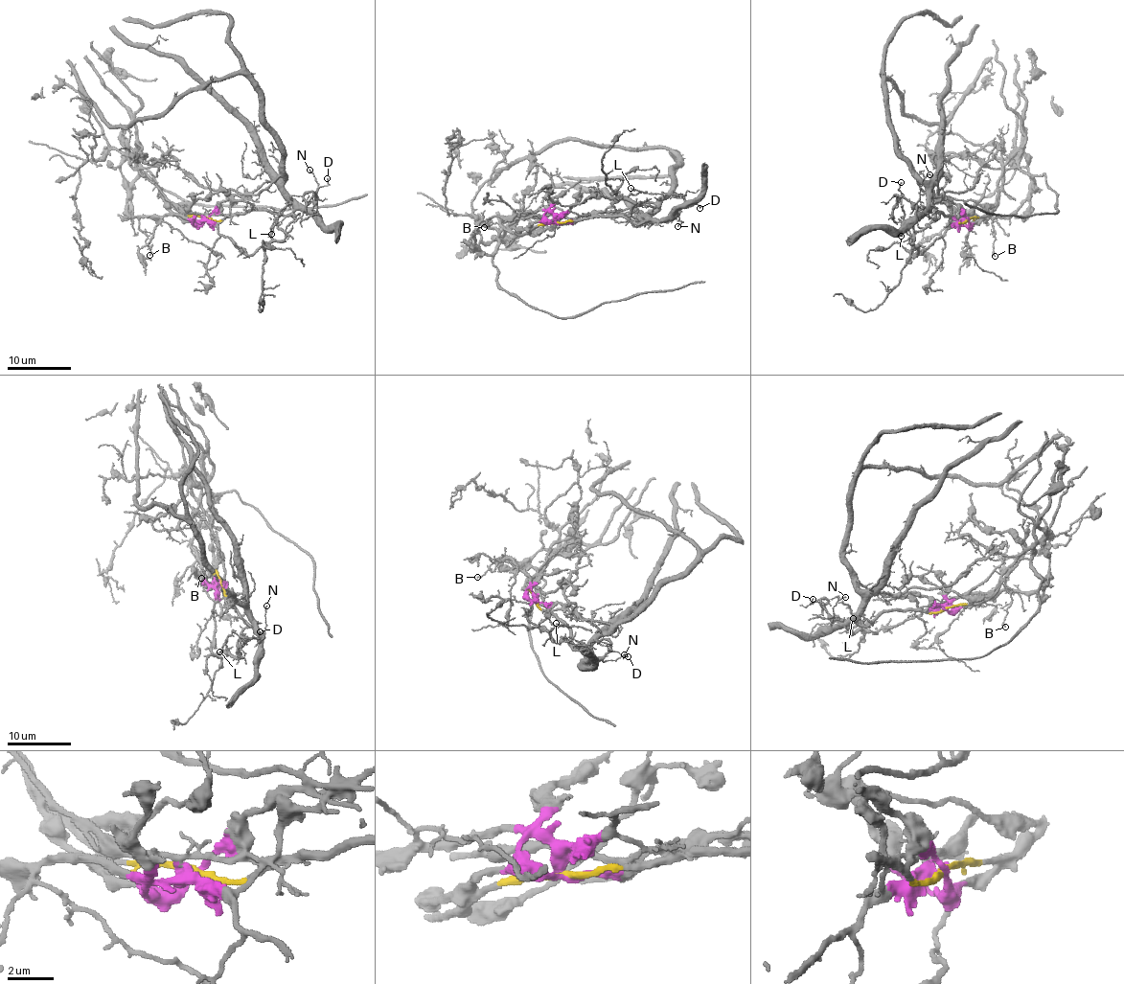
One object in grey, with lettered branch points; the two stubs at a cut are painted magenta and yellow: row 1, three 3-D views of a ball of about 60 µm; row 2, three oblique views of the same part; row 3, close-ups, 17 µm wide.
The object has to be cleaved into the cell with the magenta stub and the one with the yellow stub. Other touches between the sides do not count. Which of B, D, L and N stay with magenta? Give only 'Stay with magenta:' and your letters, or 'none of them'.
Stay with magenta: B, L

